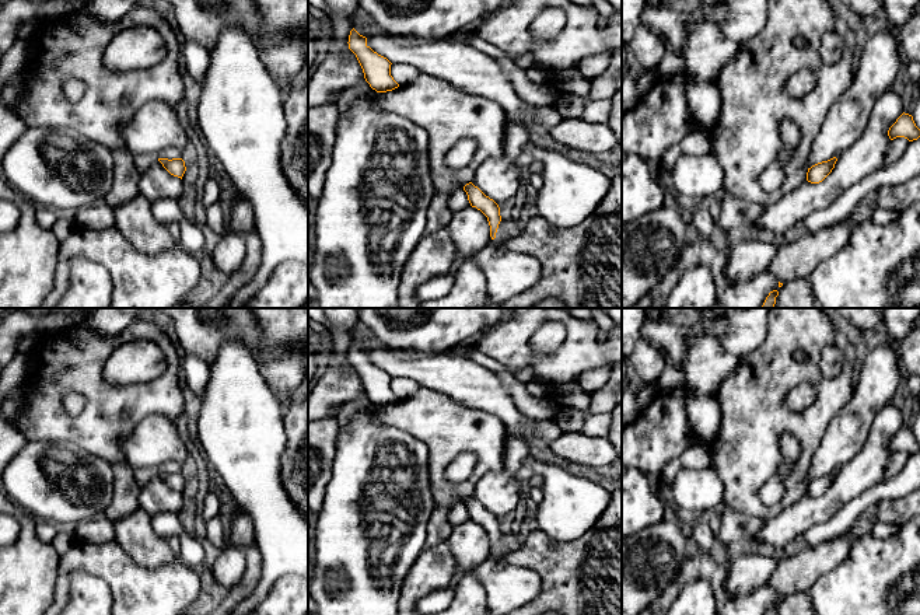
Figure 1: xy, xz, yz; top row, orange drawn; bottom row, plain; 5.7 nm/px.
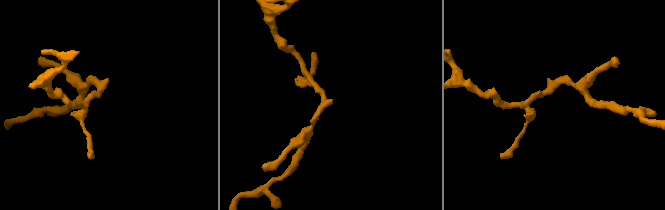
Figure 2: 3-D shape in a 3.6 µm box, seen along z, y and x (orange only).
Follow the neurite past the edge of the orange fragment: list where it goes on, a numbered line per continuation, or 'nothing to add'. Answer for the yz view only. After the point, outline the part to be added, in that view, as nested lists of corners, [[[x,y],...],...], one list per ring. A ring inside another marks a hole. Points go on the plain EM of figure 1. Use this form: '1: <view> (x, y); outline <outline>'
nothing to add

